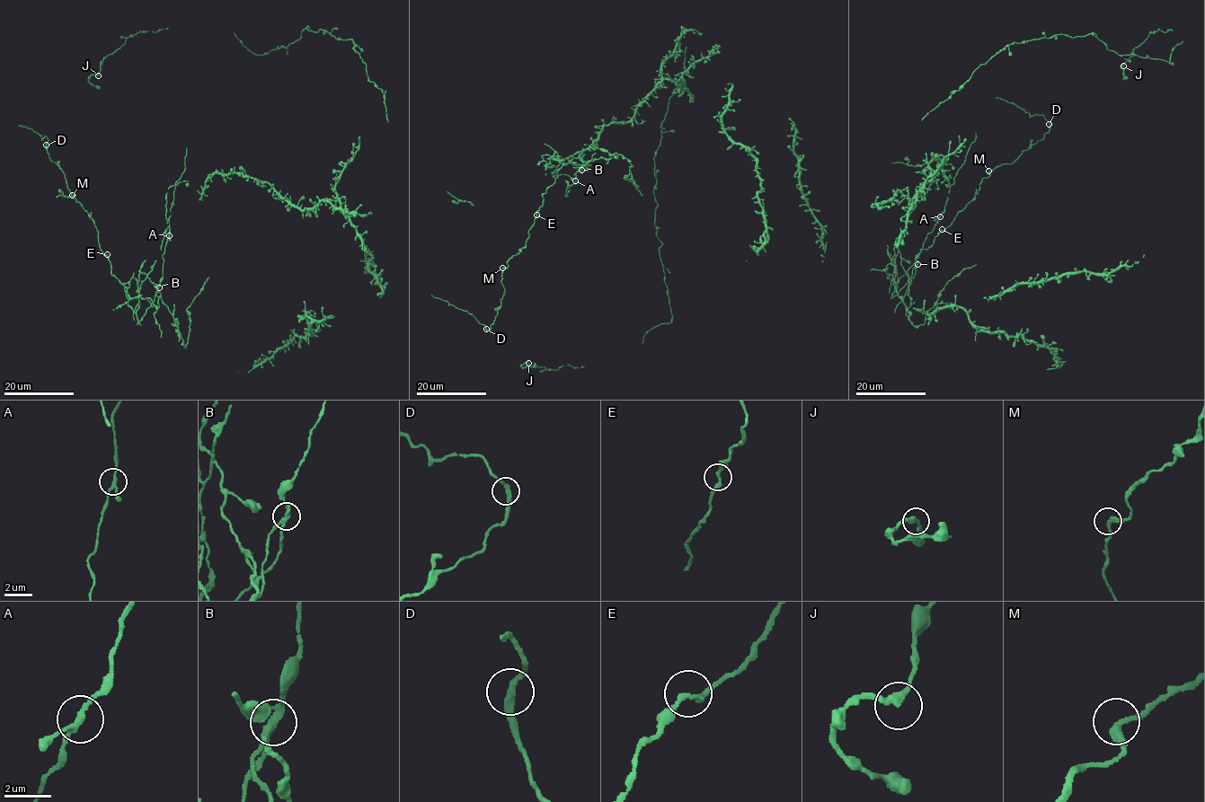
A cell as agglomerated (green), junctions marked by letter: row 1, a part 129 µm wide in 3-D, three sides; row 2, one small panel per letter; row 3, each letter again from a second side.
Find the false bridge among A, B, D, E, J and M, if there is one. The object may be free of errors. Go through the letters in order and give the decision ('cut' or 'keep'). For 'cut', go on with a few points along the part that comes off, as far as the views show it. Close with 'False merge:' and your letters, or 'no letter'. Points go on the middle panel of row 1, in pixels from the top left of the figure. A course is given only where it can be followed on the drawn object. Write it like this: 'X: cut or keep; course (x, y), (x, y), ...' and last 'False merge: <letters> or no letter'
A: keep
B: cut; course (581, 170), (570, 162), (549, 159), (574, 156), (588, 163), (620, 154), (633, 166), (624, 177), (643, 195)
D: keep
E: keep
J: keep
M: keep
False merge: B

